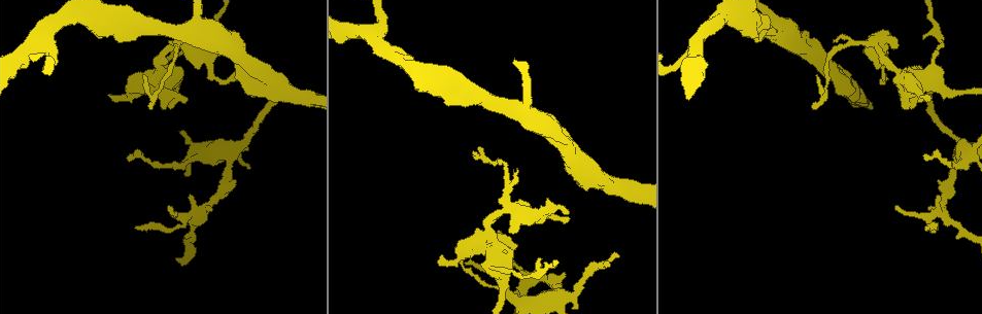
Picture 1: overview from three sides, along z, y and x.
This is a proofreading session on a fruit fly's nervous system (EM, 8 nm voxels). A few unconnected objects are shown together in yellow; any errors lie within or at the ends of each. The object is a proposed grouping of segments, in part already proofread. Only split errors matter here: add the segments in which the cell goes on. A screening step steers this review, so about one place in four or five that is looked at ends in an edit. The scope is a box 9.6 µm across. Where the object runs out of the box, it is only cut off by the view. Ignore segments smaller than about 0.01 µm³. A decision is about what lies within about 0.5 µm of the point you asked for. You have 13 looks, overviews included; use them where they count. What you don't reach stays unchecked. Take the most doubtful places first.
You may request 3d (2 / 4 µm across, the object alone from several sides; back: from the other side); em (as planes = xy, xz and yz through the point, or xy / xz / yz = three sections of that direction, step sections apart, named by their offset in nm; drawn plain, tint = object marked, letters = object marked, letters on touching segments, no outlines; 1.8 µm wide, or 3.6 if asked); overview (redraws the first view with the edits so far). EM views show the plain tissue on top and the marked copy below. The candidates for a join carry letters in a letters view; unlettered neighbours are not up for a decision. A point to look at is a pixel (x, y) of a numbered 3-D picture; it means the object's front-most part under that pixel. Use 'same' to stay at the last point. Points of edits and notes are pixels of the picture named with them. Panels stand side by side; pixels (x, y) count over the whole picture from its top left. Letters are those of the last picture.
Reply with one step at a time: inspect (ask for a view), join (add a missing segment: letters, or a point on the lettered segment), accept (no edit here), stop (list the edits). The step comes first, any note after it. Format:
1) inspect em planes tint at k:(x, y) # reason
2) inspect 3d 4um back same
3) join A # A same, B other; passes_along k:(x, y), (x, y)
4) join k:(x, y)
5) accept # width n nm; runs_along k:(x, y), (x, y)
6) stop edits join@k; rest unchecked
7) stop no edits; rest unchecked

inspect em planes letters at 1:(137, 227) # thin end

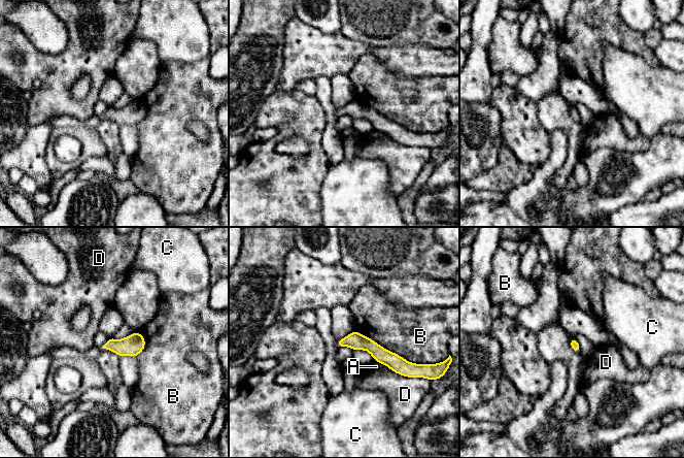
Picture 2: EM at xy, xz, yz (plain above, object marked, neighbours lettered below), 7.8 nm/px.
accept # A other, B other, C other, D other; border 2:(356, 330), (413, 363); none of them fits

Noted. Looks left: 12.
inspect 3d 2um at 1:(618, 256)

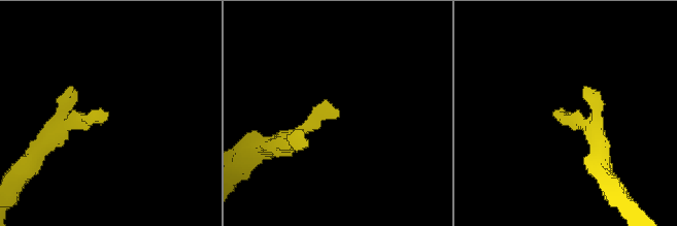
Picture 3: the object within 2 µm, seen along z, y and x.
inspect em planes letters at 3:(105, 113)

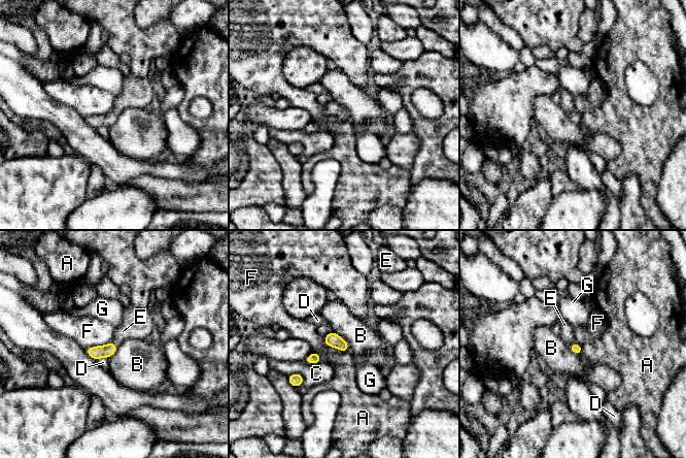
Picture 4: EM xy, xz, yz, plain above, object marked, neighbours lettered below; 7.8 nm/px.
join 4:(567, 330) # width 80 nm; A other, B other, C other, D other, E same, F other, G other; it goes on there

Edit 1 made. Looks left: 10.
inspect overview

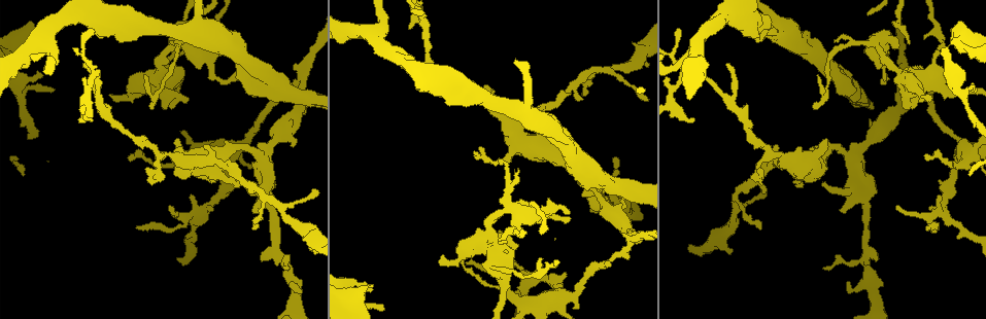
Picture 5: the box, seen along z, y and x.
inspect 3d 2um at 5:(109, 96) # an open end

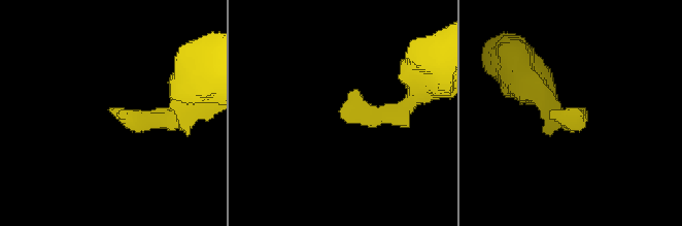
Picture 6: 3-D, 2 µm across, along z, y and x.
inspect em planes letters at 6:(351, 93) # now the EM

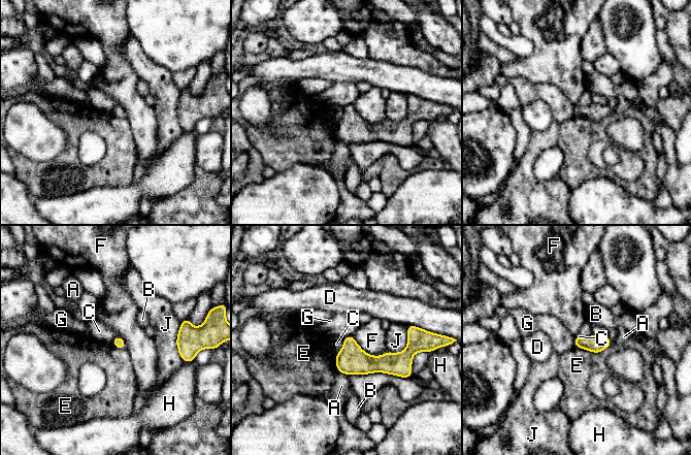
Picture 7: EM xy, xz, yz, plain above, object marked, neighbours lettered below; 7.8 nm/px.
accept # A other, B other, C other, D other, E other, F other, G other, H other, J other; no lettered segment goes on from it

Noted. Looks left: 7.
inspect em 3.6um planes letters at 5:(943, 69) # stops while still wide

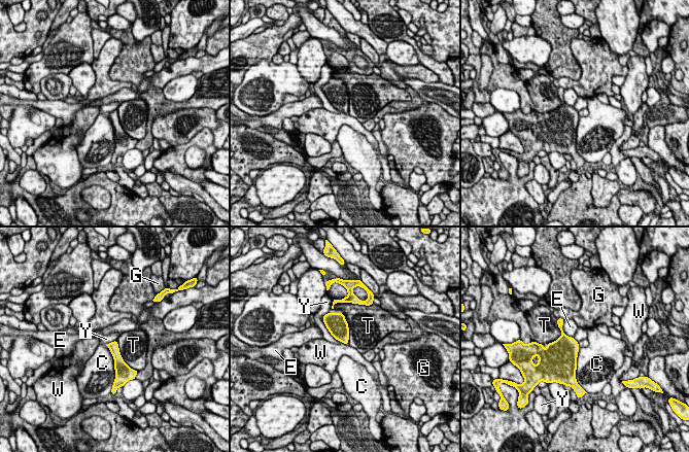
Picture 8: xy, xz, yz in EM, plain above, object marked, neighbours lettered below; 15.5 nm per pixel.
accept # C other, E other, G other, T other, W other, Y other; border 8:(325, 313), (325, 327), (344, 343); no lettered segment goes on from it

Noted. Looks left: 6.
inspect 3d 2um at 5:(371, 284)

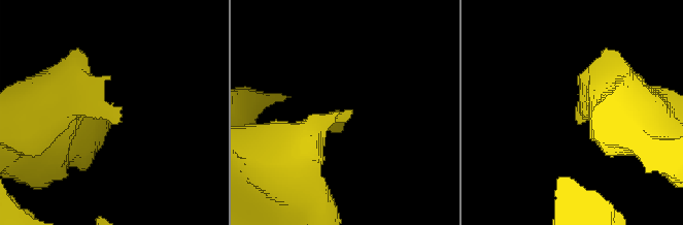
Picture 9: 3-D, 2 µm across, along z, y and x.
inspect em planes letters at 9:(346, 110)

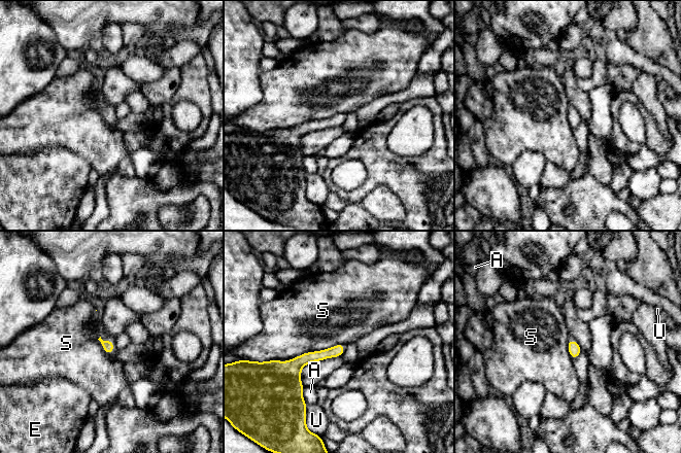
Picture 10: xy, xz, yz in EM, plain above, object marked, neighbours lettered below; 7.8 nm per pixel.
accept # longest_contact S 440 nm; A other, E other, S other, U other; border 10:(343, 343), (303, 352), (290, 359); none of them fits

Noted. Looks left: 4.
stop edits join@4; rest unchecked

